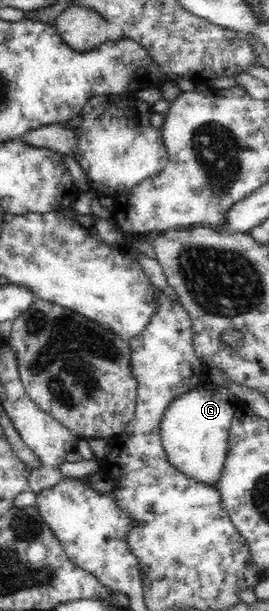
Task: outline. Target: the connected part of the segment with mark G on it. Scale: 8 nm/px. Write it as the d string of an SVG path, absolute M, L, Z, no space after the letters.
M210 381L194 387L186 394L174 399L164 411L160 422L161 442L169 463L178 471L205 485L214 485L220 479L228 455L229 431L233 416L237 410L244 406L243 402L236 397L225 385L214 385Z

